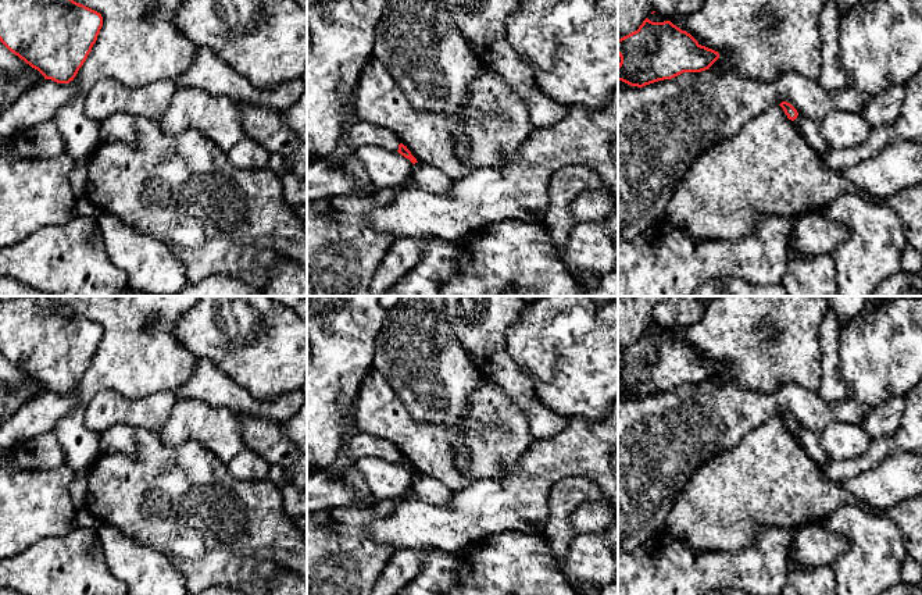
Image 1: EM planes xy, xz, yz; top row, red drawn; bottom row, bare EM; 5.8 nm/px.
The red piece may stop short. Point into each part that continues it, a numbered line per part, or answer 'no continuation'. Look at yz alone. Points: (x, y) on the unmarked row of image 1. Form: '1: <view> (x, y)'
1: yz (810, 441)

